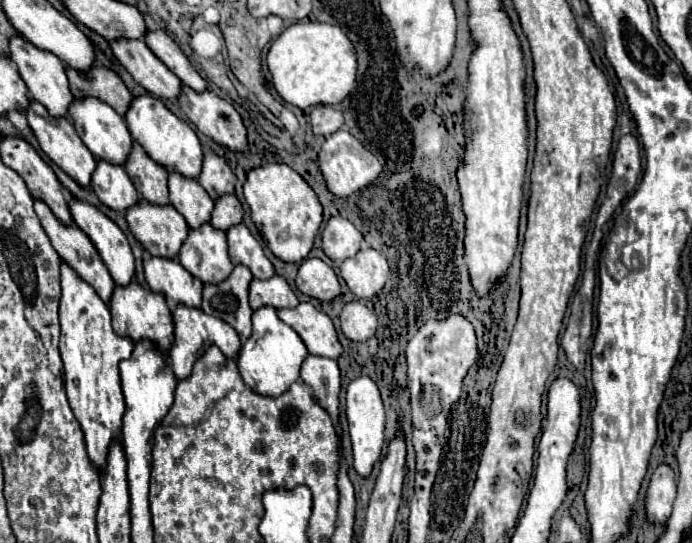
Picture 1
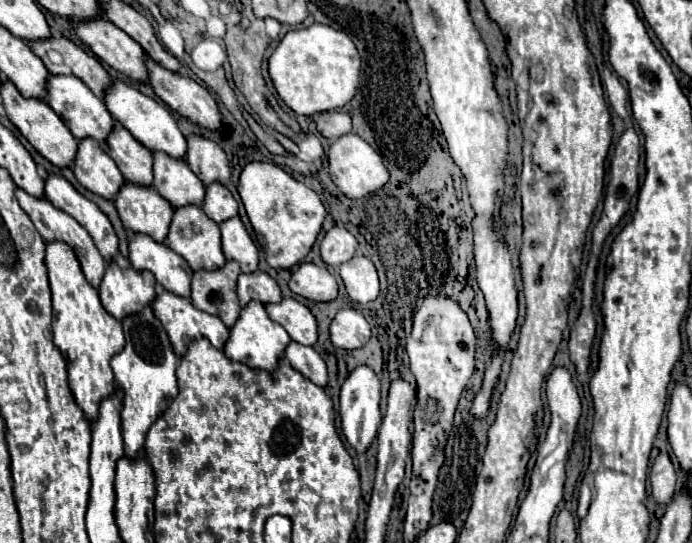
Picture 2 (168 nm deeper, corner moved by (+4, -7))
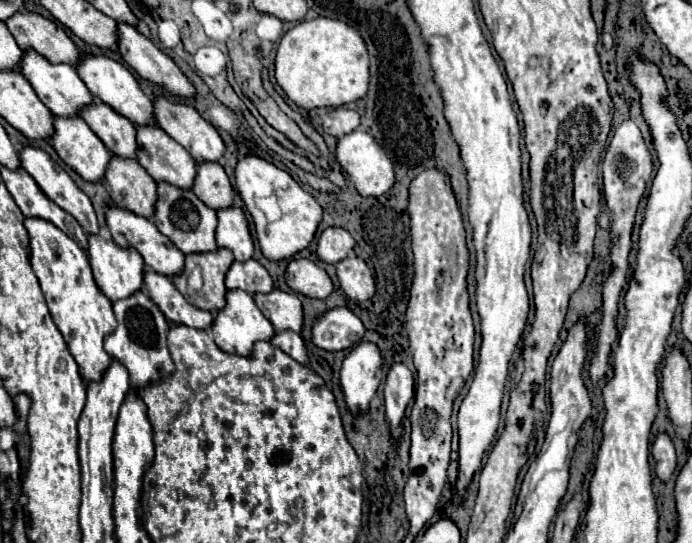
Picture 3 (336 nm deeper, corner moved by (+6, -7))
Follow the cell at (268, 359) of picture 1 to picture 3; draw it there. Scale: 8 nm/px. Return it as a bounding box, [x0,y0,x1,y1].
[210,290,276,356]

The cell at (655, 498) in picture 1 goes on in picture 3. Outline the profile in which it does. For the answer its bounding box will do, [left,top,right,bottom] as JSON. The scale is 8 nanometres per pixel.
[652,434,676,482]

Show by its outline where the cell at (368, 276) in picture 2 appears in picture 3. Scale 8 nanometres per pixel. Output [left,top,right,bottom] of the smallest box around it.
[336,256,374,302]

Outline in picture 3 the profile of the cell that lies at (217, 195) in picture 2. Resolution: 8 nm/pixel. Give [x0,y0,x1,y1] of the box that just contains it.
[192,164,234,210]

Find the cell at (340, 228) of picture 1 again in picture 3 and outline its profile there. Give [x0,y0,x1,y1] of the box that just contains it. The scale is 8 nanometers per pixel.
[318,228,354,264]

